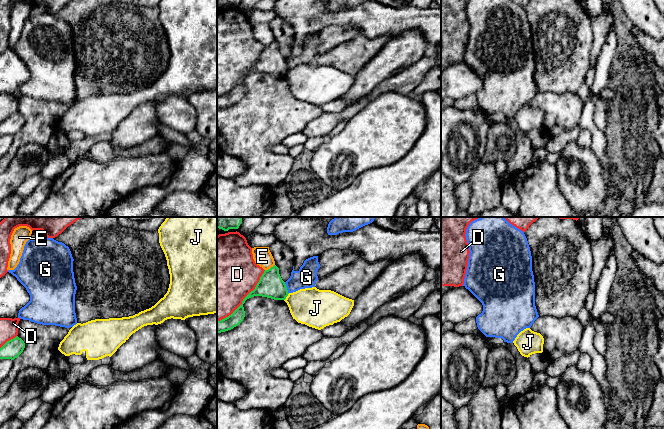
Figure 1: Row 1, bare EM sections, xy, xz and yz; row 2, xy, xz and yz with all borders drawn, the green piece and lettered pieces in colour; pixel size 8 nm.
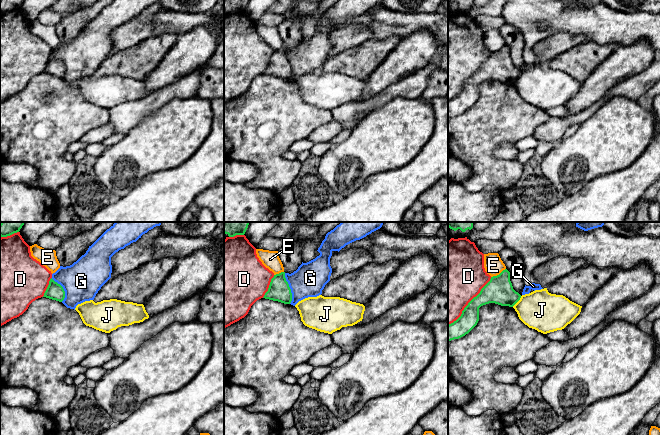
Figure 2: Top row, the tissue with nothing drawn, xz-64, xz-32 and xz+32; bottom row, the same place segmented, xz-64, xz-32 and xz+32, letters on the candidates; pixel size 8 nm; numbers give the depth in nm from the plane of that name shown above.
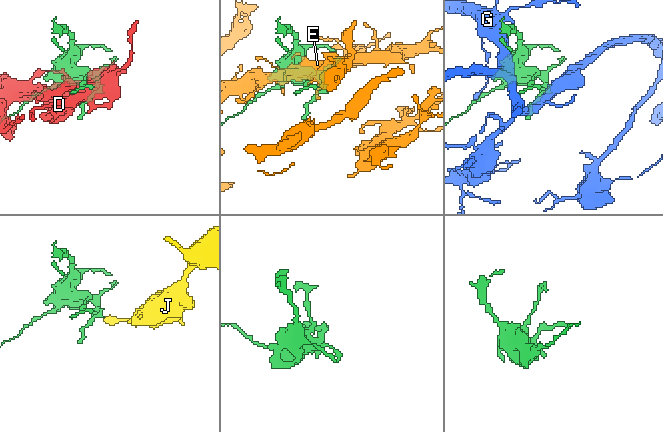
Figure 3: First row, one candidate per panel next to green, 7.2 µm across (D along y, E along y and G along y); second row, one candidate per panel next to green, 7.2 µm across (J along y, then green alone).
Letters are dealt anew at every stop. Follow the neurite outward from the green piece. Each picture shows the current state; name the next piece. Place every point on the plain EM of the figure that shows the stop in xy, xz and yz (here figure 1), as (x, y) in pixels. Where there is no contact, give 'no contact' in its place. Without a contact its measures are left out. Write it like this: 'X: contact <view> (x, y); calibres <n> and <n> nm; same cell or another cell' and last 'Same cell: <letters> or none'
D: contact xz (243, 75); calibres 200 and 500 nm; another cell
E: contact xz (270, 44); calibres 200 and 150 nm; another cell
G: contact xz (286, 64); calibres 200 and 170 nm; another cell
J: contact xz (286, 72); calibres 200 and 300 nm; another cell
Same cell: none

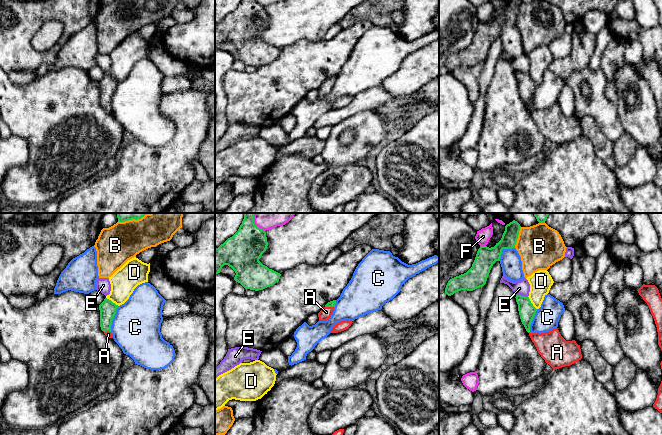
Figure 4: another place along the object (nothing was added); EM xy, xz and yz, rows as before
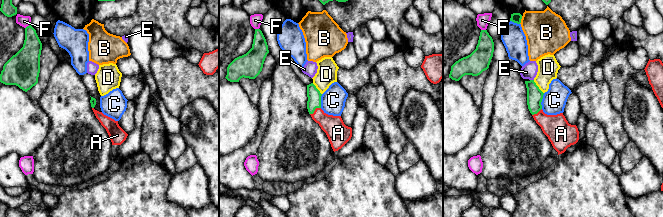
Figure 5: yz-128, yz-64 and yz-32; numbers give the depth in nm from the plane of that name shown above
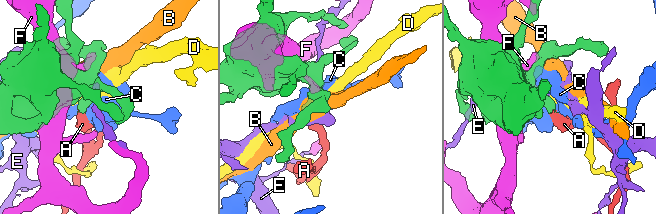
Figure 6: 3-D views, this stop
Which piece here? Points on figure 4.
A: contact xz (329, 82); calibres 50 and 90 nm; same cell
B: contact yz (517, 13); calibres 130 and 360 nm; another cell
C: contact xy (112, 95); calibres 130 and 380 nm; another cell
D: contact yz (531, 79); calibres 140 and 180 nm; another cell
E: contact yz (522, 72); calibres 140 and 120 nm; another cell
F: contact yz (483, 22); calibres 170 and 120 nm; another cell
Same cell: A

